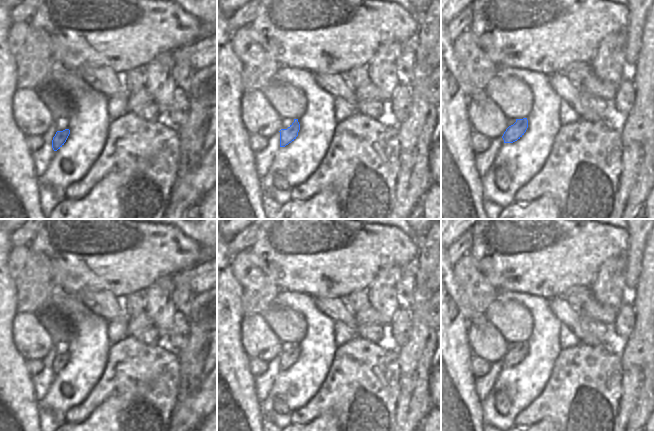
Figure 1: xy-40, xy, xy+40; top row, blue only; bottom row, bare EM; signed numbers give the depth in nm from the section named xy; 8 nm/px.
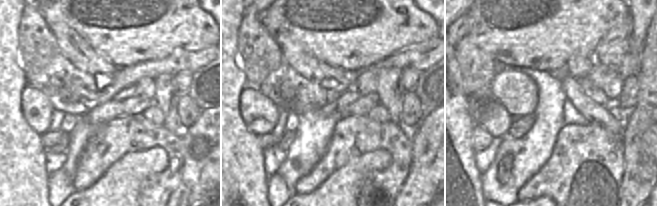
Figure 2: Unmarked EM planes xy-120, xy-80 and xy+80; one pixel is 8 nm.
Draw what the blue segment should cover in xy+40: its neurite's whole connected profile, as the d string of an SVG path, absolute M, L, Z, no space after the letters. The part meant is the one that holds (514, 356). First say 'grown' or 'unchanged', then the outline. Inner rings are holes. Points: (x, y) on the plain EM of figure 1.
unchanged | M527 342L516 343L516 346L509 350L504 356L502 362L504 367L513 367L520 363L528 352Z

